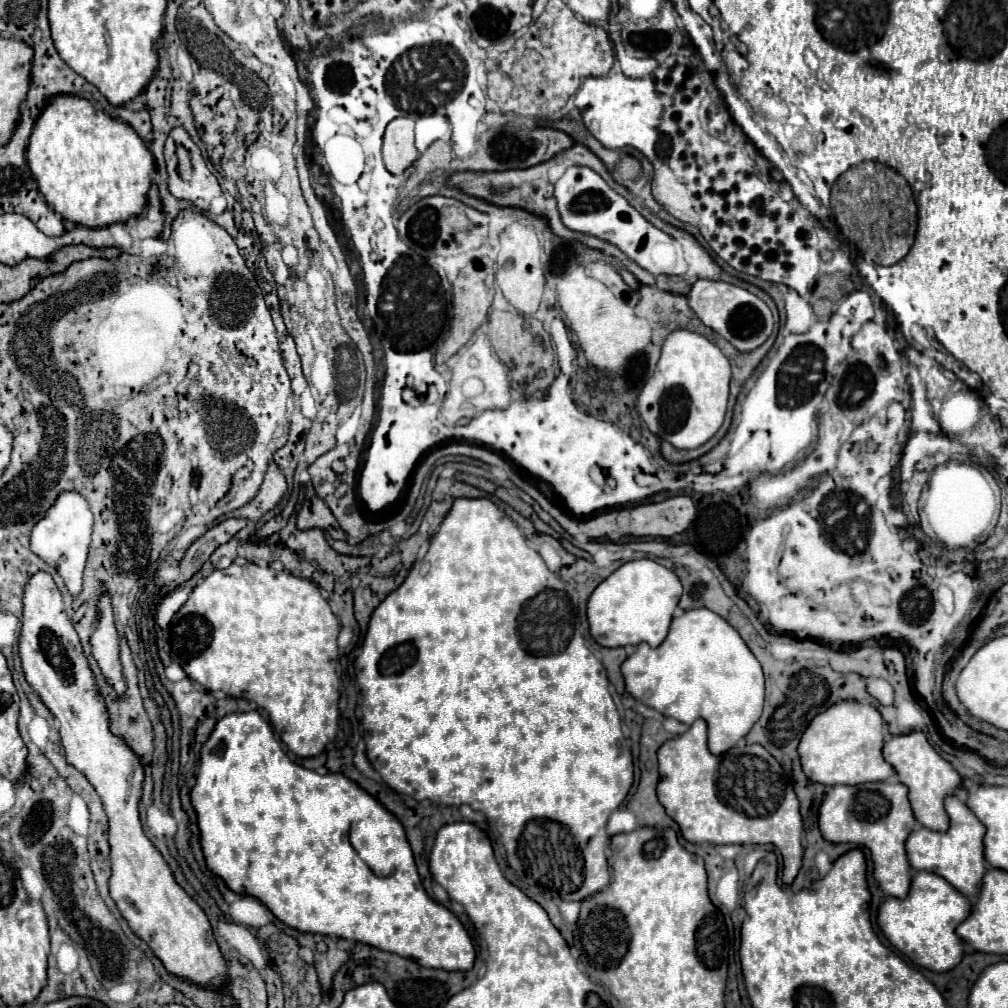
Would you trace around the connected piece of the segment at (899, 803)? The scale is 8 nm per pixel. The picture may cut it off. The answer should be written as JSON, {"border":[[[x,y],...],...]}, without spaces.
{"border":[[[868,782],[858,786],[832,786],[826,790],[818,814],[818,826],[826,840],[852,842],[870,848],[874,860],[874,878],[880,888],[894,898],[904,898],[912,882],[912,868],[906,856],[906,838],[916,826],[908,800],[908,788],[900,782]]]}

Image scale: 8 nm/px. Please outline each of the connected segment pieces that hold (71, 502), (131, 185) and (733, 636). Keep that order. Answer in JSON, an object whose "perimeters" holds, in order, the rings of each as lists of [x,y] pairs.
{"perimeters":[[[[64,492],[58,496],[56,504],[48,510],[46,518],[42,518],[34,526],[32,536],[30,536],[32,552],[56,568],[56,572],[62,576],[72,596],[78,596],[82,592],[82,572],[84,572],[86,558],[88,558],[92,524],[94,524],[94,518],[92,518],[88,502],[76,492]]],[[[56,96],[36,120],[28,144],[28,166],[46,202],[64,220],[102,228],[140,216],[152,184],[154,156],[132,126],[96,110],[78,96]]],[[[677,607],[666,640],[658,648],[638,646],[638,650],[622,664],[622,674],[626,678],[626,690],[660,714],[672,716],[688,726],[696,718],[704,718],[708,722],[708,748],[712,754],[724,754],[724,750],[730,750],[748,734],[762,714],[764,678],[760,662],[744,644],[740,634],[708,608],[685,611]]]]}

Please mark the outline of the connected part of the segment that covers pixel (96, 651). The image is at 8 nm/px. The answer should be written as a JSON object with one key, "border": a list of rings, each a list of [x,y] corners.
{"border":[[[104,594],[98,600],[98,610],[100,610],[100,620],[96,624],[96,630],[90,638],[92,642],[92,654],[98,660],[98,666],[102,668],[104,676],[108,678],[108,682],[114,686],[114,690],[118,694],[124,694],[126,690],[126,682],[122,676],[122,666],[118,660],[118,650],[120,650],[120,640],[114,628],[114,618],[112,618],[112,604],[110,604],[110,596]]]}

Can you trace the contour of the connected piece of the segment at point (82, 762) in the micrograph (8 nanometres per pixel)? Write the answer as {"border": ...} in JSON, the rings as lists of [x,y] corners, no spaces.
{"border":[[[38,572],[24,588],[24,616],[20,634],[20,658],[28,684],[40,694],[60,726],[62,746],[68,762],[84,772],[100,794],[110,820],[110,896],[128,926],[152,948],[170,974],[198,986],[220,988],[226,978],[226,962],[214,940],[204,910],[176,882],[168,862],[146,838],[140,822],[140,798],[144,766],[126,740],[110,732],[104,696],[98,690],[90,664],[82,652],[80,638],[64,612],[62,594],[52,576]]]}

